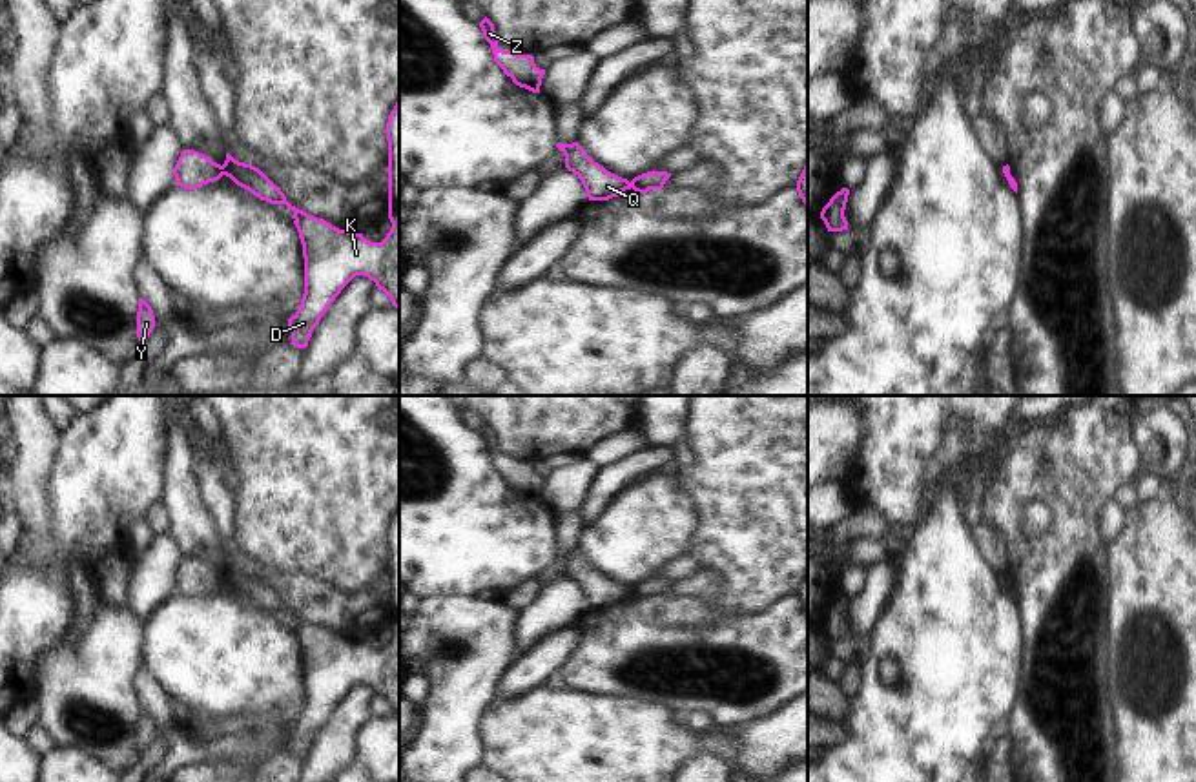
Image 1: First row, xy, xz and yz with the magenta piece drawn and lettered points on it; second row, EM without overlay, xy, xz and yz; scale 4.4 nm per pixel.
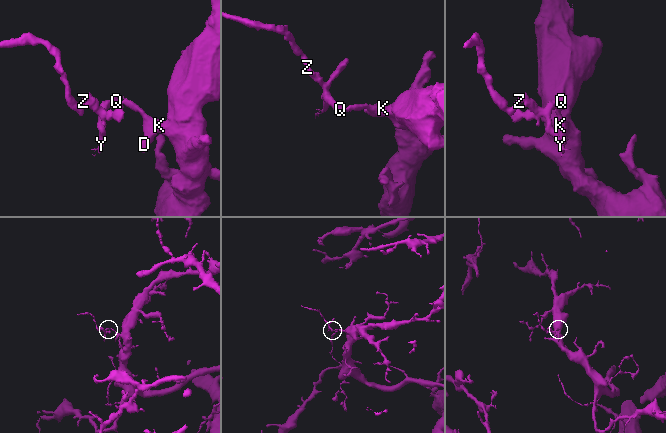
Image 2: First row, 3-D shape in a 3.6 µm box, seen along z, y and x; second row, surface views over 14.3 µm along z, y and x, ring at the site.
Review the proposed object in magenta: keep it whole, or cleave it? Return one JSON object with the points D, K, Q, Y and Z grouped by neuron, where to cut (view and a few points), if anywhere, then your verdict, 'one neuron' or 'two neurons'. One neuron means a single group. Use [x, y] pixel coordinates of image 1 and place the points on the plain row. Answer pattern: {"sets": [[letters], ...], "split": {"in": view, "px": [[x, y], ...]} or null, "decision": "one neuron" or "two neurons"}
{"sets": [["D", "K"], ["Q", "Y", "Z"]], "split": {"in": "xy", "px": [[221, 575], [225, 582]]}, "decision": "two neurons"}

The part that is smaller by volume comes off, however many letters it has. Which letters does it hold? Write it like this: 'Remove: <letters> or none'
Remove: Q, Y, Z

